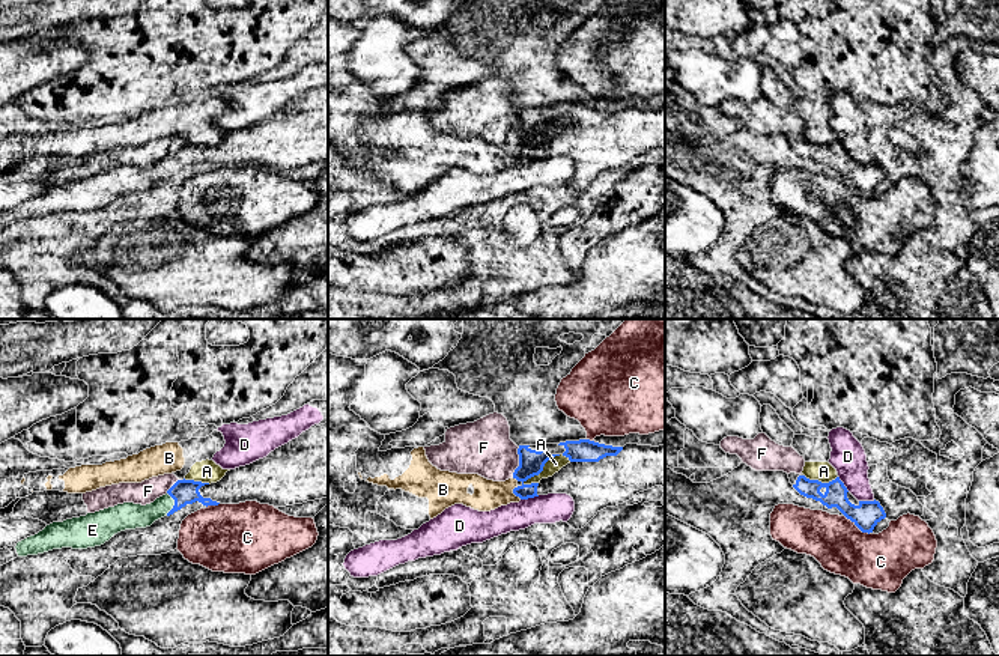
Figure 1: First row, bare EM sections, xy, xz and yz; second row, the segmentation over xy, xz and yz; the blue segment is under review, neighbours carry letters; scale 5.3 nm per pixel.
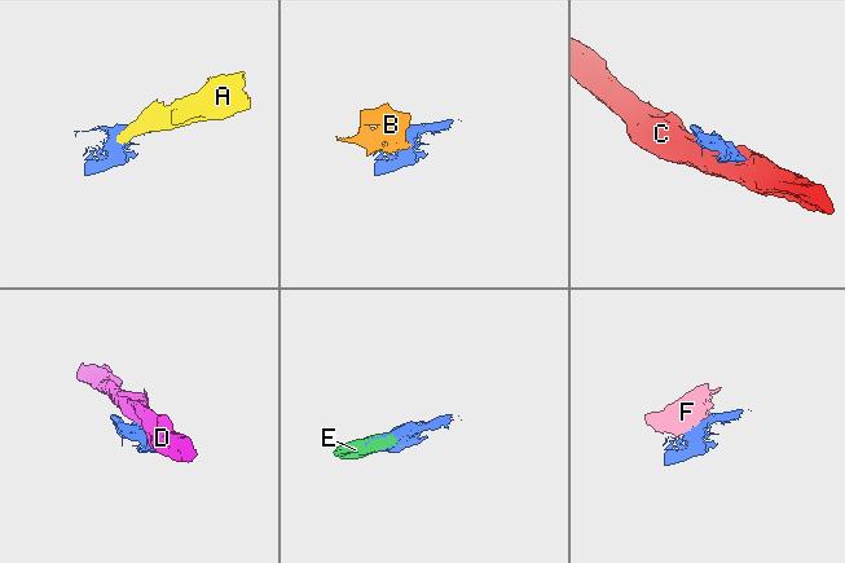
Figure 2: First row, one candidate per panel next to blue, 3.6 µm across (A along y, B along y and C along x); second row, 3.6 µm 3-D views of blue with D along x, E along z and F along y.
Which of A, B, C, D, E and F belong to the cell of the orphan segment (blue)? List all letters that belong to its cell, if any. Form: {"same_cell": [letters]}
{"same_cell": ["E"]}

